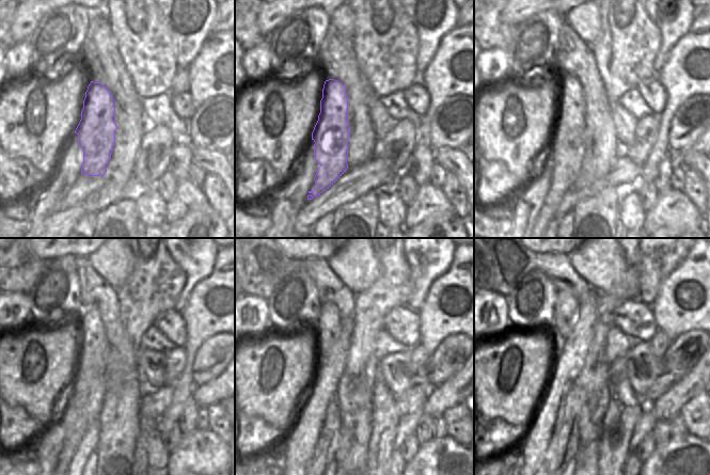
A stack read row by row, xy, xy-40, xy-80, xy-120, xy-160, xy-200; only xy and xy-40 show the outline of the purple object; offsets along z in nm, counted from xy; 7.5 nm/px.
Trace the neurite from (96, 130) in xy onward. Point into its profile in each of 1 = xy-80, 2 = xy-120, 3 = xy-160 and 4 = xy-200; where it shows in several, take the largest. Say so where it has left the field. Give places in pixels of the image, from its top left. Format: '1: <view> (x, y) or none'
1: xy-80 (567, 143)
2: xy-120 (88, 385)
3: xy-160 (329, 328)
4: xy-200 (566, 305)

